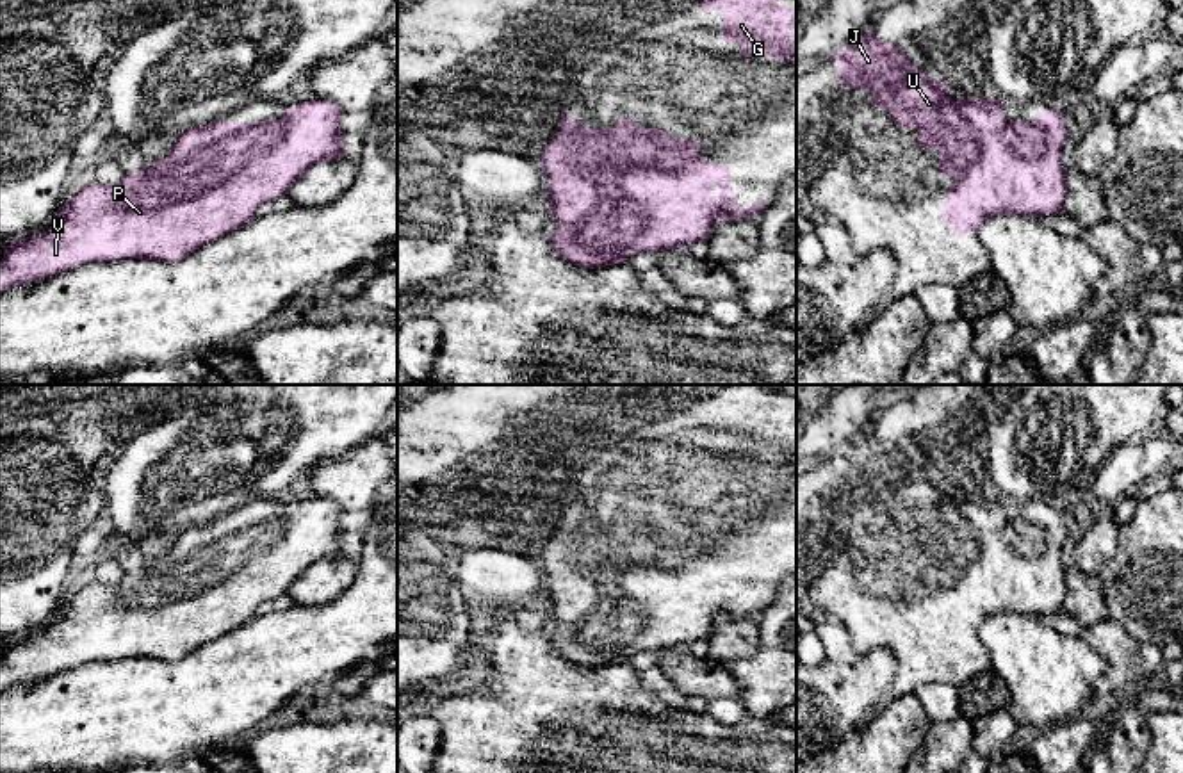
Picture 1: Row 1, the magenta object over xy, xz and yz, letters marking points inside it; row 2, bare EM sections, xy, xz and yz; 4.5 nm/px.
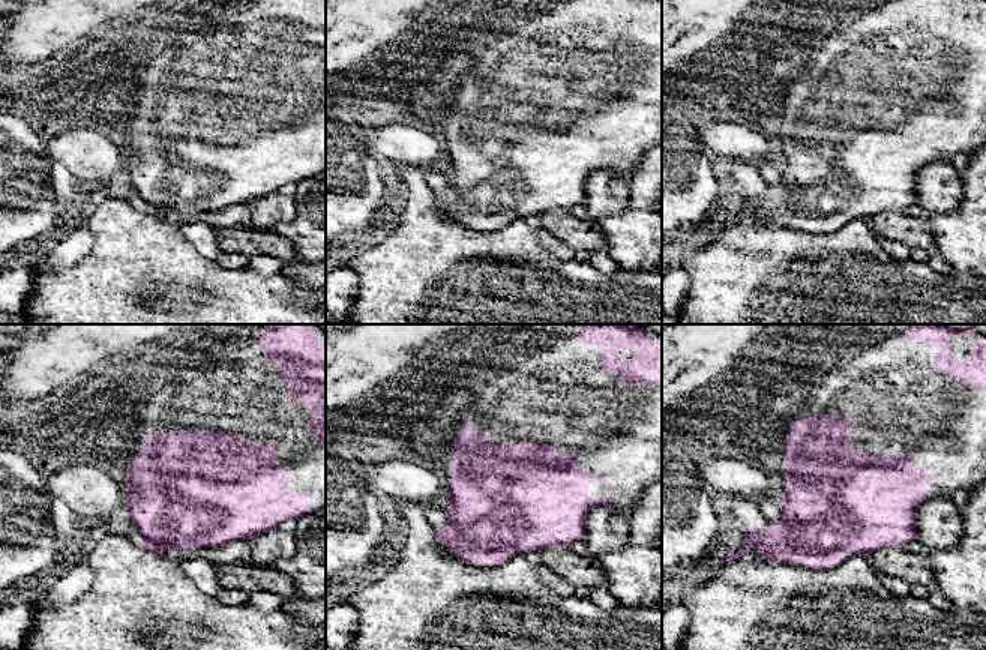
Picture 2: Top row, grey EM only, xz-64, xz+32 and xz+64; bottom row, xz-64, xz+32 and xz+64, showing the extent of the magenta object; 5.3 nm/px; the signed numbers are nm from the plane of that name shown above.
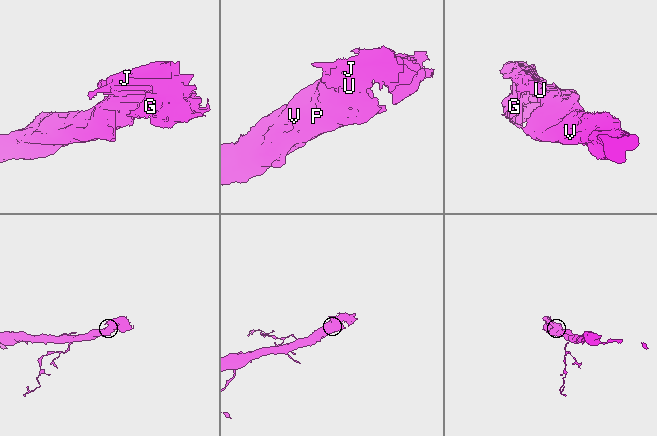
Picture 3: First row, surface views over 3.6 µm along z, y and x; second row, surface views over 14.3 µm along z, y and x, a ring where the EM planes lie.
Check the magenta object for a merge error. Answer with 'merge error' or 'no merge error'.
no merge error

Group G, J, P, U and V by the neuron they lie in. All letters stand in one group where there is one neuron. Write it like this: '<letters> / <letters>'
G J P U V

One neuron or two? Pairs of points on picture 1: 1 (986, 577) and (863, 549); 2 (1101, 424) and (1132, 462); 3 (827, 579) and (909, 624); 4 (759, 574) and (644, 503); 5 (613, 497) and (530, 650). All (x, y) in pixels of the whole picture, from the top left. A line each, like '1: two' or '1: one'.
1: one
2: two
3: one
4: one
5: two

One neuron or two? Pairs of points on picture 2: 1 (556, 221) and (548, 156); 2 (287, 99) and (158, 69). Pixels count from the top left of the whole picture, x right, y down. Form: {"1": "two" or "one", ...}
{"1": "two", "2": "one"}

